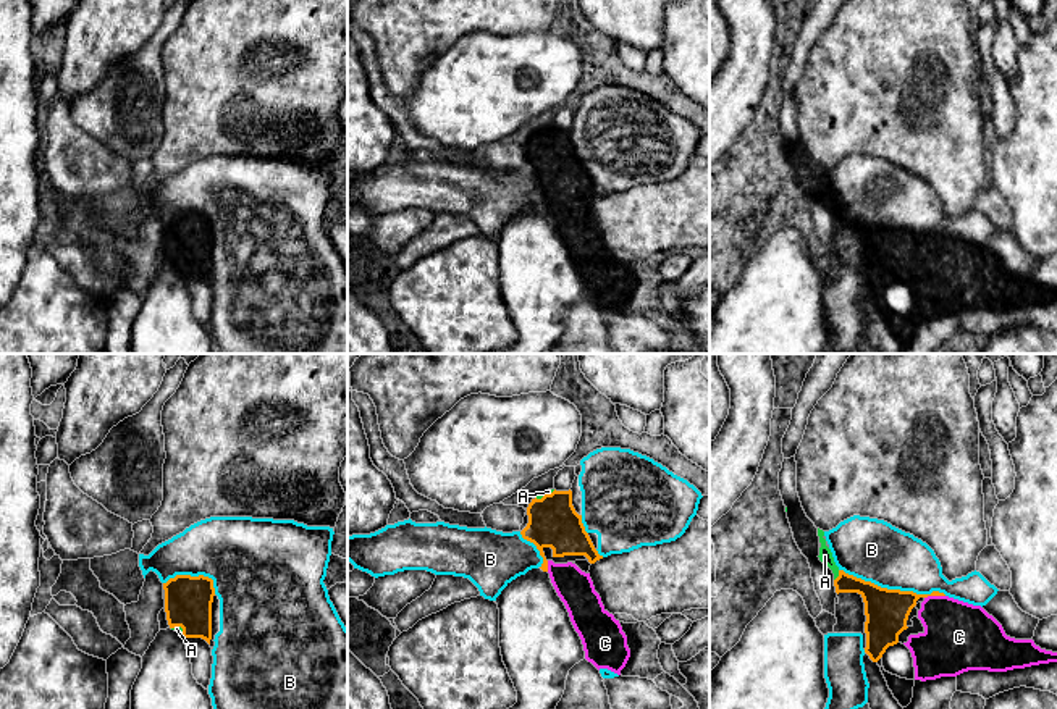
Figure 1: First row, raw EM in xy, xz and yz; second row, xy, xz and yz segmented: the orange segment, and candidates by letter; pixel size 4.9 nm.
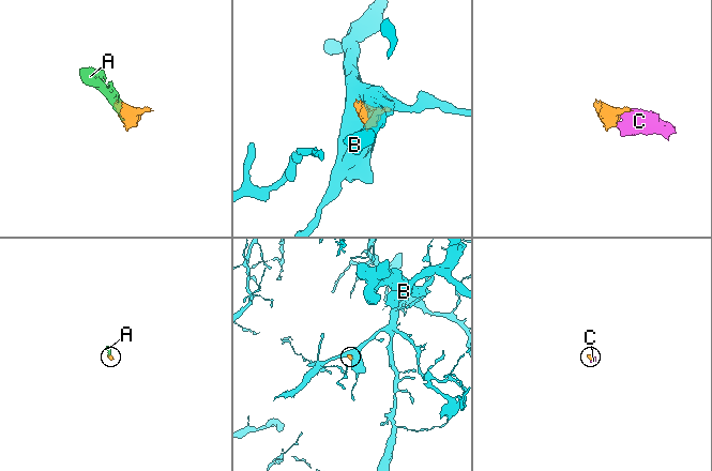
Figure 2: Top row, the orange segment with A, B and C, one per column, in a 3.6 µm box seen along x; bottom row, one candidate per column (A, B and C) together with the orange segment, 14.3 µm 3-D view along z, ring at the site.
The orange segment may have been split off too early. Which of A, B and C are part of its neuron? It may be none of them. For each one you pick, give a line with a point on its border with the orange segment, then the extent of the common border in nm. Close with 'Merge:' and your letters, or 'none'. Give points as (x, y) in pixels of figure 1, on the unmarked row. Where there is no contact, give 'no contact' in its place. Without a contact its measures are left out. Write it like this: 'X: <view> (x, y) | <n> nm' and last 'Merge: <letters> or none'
A: yz (839, 213) | 60 nm
C: yz (934, 233) | 110 nm
Merge: A, C

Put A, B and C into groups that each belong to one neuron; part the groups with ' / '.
A C / B

